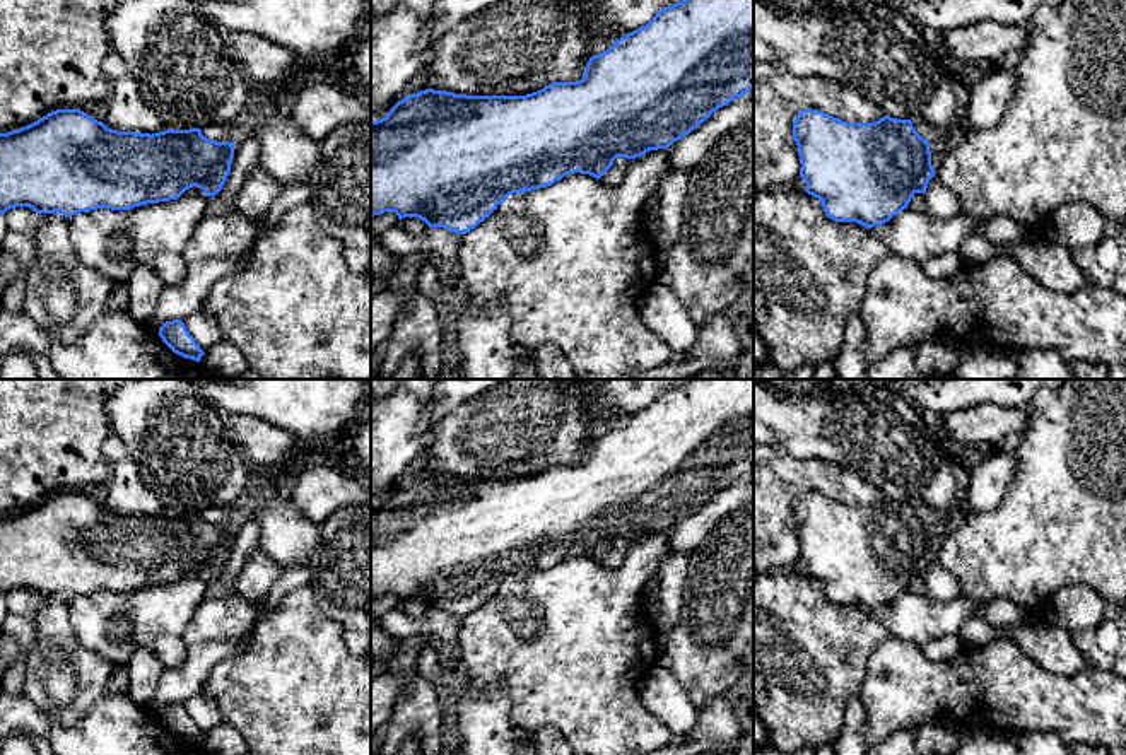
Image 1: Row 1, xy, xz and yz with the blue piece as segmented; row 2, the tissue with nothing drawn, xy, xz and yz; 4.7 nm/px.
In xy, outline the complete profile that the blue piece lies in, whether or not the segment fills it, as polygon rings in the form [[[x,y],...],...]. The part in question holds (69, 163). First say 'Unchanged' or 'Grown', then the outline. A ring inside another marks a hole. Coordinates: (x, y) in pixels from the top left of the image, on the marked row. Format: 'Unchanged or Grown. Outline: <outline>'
Unchanged. Outline: [[[77,108],[56,109],[27,126],[0,133],[0,214],[15,207],[65,217],[97,208],[130,210],[176,200],[193,186],[214,196],[231,173],[234,142],[215,142],[200,128],[152,135],[118,132]]]

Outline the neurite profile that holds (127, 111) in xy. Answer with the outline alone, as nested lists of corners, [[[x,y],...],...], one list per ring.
[[[123,75],[111,82],[104,125],[118,132],[159,133],[167,130],[159,116],[140,96],[137,80]]]

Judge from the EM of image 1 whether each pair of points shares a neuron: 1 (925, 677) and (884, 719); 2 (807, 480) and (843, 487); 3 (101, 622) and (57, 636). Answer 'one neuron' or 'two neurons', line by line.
1: one neuron
2: one neuron
3: two neurons

